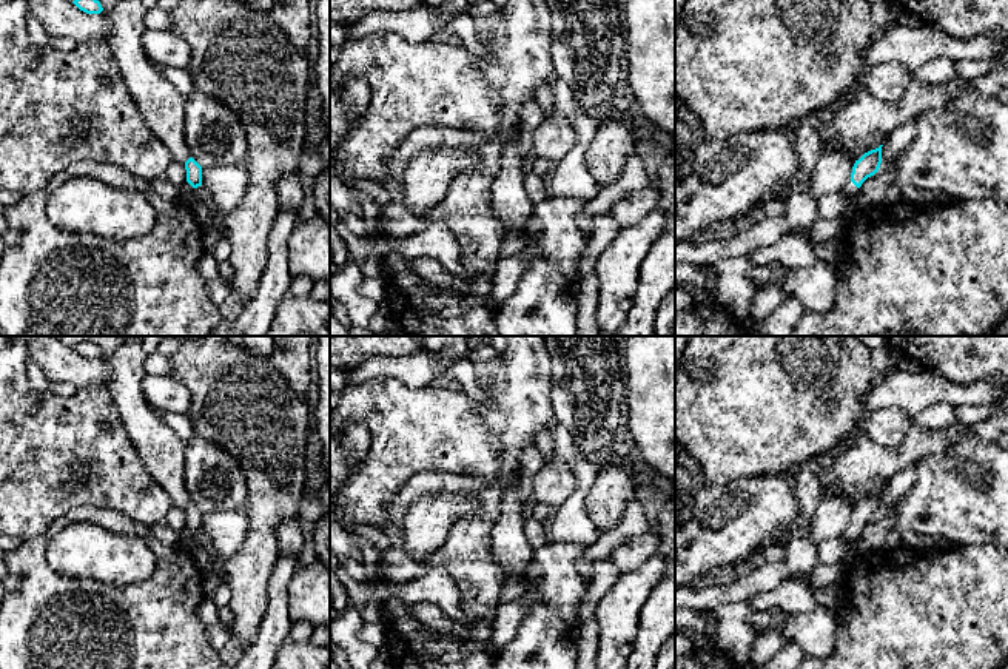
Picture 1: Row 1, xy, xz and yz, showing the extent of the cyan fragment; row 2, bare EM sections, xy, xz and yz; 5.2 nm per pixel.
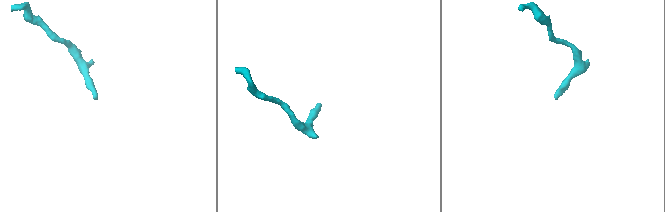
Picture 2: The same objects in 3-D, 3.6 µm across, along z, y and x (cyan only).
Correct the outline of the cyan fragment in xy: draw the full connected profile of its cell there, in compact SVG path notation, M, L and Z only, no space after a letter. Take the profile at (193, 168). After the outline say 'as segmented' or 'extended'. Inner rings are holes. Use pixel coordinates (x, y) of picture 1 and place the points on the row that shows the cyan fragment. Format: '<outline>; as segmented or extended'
M190 157L185 162L186 170L186 182L194 188L196 203L193 207L194 213L197 214L199 220L207 225L211 219L211 203L210 194L202 187L202 166Z; extended

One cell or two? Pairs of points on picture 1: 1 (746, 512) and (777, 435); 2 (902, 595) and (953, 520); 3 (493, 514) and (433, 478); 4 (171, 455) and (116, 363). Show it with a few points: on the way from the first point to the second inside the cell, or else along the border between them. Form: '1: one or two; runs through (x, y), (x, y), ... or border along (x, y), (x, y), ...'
1: two; border along (796, 469), (740, 477), (725, 484)
2: two; border along (991, 544), (954, 546)
3: one; runs through (484, 497), (473, 486), (450, 483)
4: one; runs through (148, 432), (134, 410), (125, 386)

